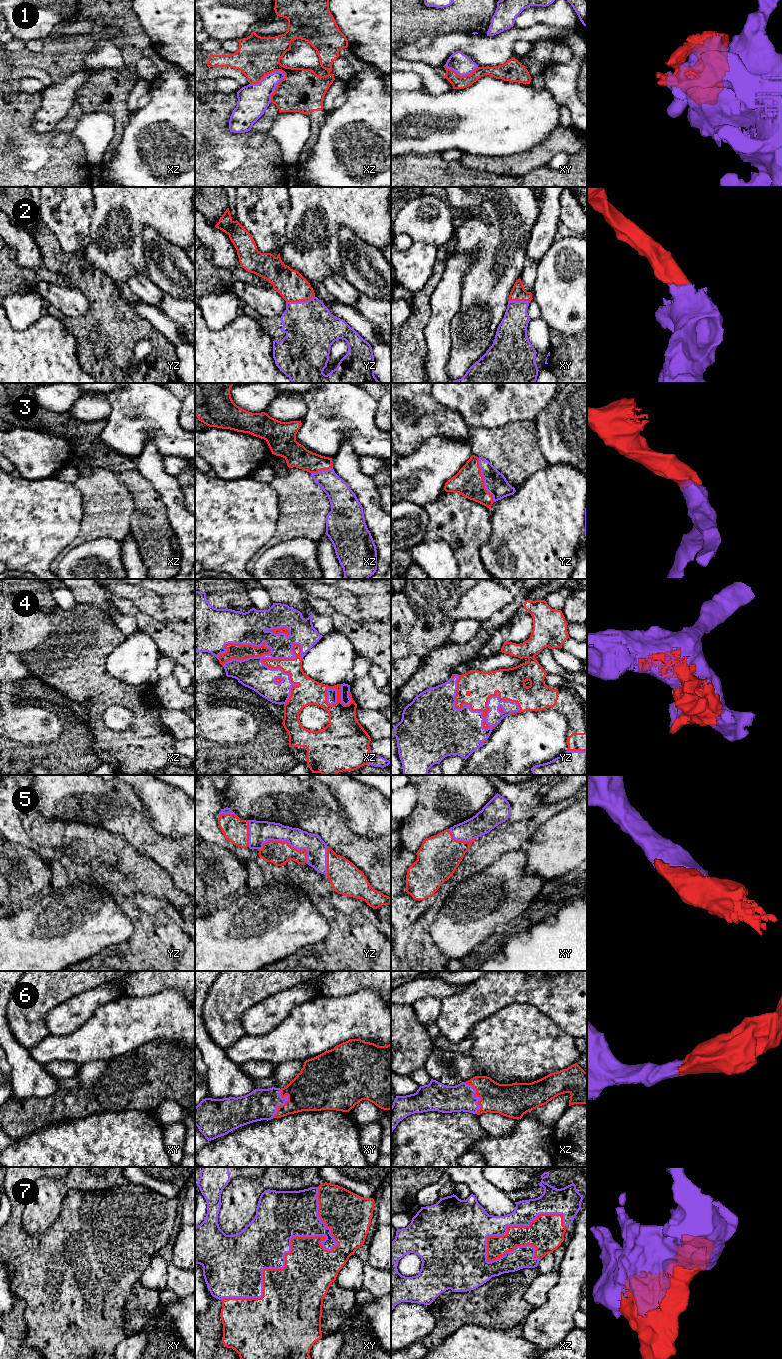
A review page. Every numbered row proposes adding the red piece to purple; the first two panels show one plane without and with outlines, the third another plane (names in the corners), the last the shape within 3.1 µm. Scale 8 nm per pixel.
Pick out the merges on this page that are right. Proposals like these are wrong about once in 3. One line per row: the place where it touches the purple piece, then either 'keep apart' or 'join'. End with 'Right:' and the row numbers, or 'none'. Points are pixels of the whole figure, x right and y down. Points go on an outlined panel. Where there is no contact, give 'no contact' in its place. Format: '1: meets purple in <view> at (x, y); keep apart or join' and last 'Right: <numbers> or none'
1: meets purple in xz at (268, 74); keep apart
2: meets purple in yz at (300, 301); join
3: meets purple in yz at (484, 480); join
4: meets purple in yz at (482, 714); join
5: meets purple in yz at (287, 841); join
6: meets purple in xy at (285, 1101); join
7: meets purple in xy at (290, 1239); join
Right: 2, 3, 4, 5, 6, 7

